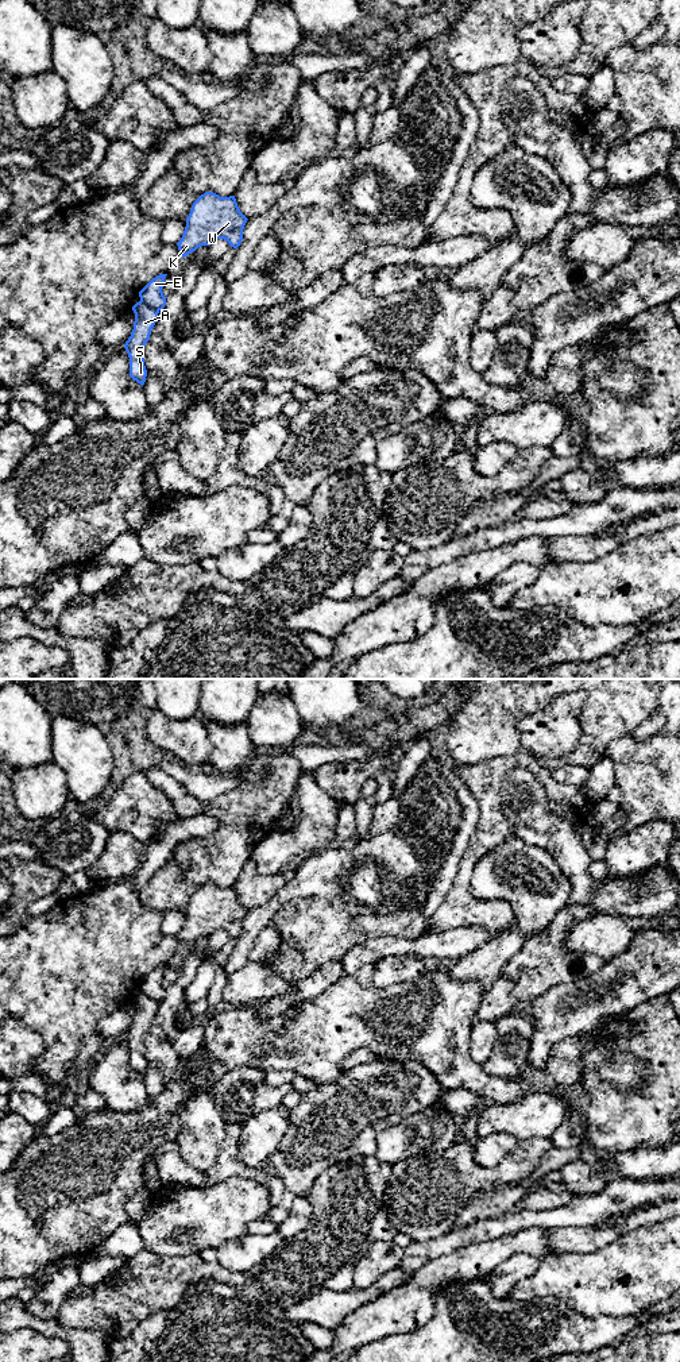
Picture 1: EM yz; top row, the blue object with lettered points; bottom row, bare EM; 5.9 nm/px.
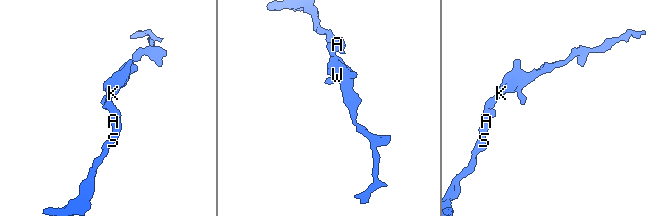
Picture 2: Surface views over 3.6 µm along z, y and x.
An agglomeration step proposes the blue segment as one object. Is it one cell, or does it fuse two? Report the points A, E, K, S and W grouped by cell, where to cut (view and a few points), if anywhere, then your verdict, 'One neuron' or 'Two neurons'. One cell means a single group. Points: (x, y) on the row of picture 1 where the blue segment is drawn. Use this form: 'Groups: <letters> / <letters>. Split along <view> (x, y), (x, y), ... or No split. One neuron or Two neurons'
Groups: A S / E K W. Split along yz (140, 300), (158, 312). Two neurons

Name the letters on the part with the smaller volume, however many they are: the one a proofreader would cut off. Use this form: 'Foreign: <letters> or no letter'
Foreign: E, K, W

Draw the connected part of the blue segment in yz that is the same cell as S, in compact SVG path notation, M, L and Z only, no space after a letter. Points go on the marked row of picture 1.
M143 301L136 302L132 310L135 313L134 329L124 348L130 358L130 377L143 386L147 377L144 346L150 339L159 312Z

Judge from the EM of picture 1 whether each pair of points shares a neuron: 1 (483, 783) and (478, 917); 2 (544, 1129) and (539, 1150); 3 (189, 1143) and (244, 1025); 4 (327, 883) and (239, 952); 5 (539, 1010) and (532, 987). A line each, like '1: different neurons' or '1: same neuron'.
1: same neuron
2: different neurons
3: different neurons
4: same neuron
5: different neurons

